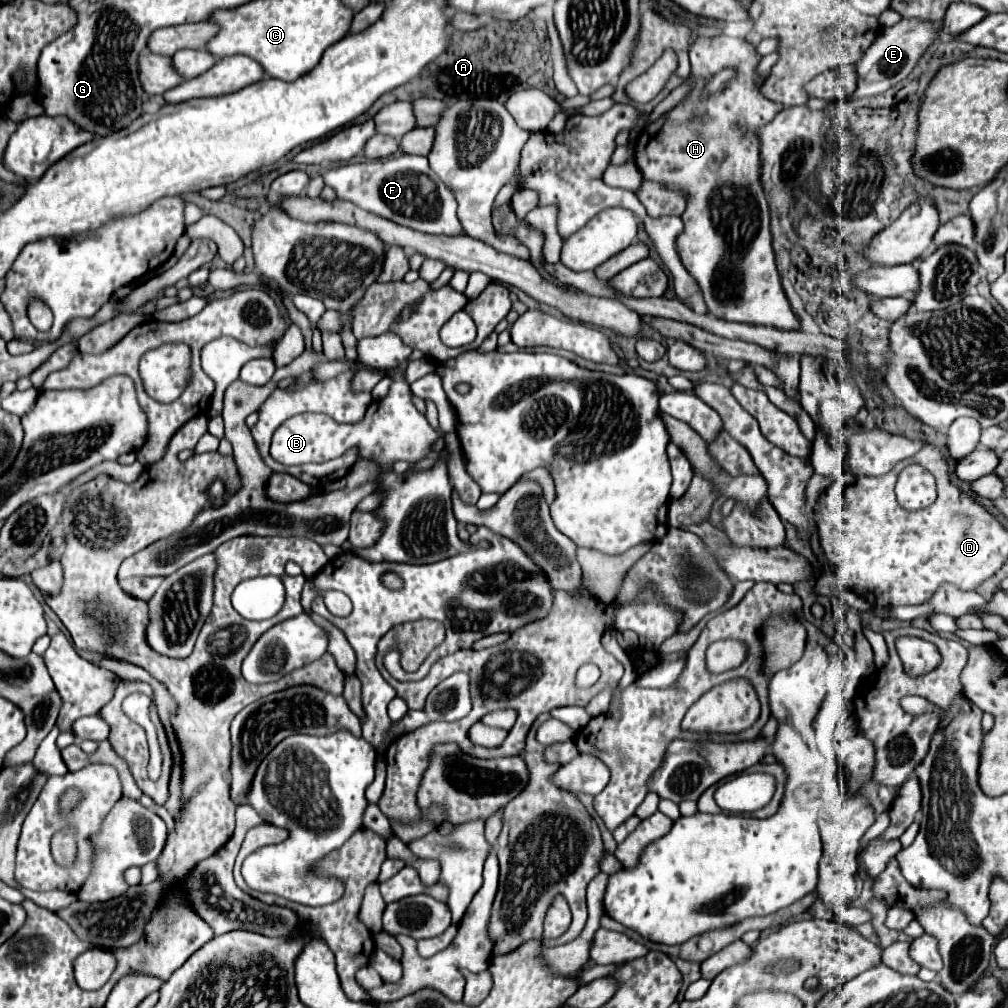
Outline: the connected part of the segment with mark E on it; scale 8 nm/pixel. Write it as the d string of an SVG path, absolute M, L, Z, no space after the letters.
M899 21L893 27L879 29L871 47L867 47L863 57L855 63L855 73L857 73L855 99L879 95L879 93L887 91L891 85L903 81L913 71L913 67L917 65L921 51L925 51L925 47L929 47L929 43L933 43L939 37L939 31L941 31L939 27L941 25L933 25L933 23Z

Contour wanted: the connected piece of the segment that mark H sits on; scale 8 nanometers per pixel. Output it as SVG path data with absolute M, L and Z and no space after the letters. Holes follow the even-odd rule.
M727 35L699 37L689 43L689 59L691 77L697 79L695 85L677 107L641 130L641 142L635 143L635 165L647 181L661 183L669 191L681 191L685 195L687 207L681 215L683 231L677 235L677 253L685 269L699 283L709 313L725 321L795 331L799 329L799 319L791 311L789 299L781 287L775 253L771 247L769 209L759 179L761 144L755 134L757 128L770 122L775 113L785 106L761 95L759 87L755 85L755 67L759 63L759 55L755 53L755 47L743 39L733 39ZM727 67L735 69L735 75L727 87L717 93L707 93L705 87L711 77Z

